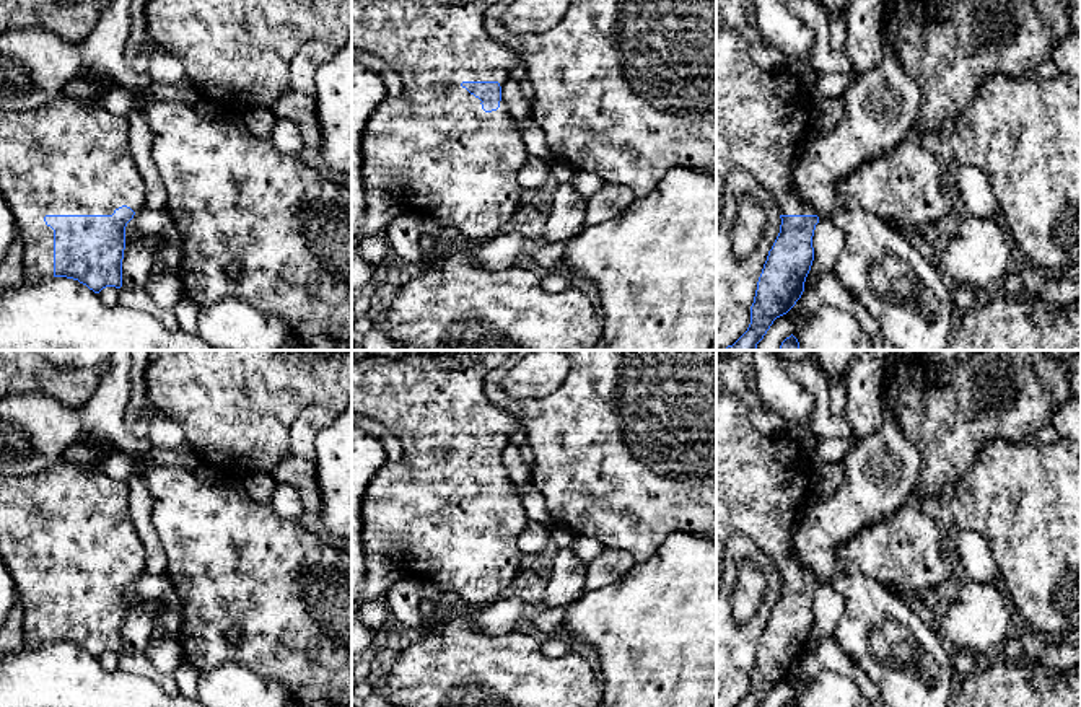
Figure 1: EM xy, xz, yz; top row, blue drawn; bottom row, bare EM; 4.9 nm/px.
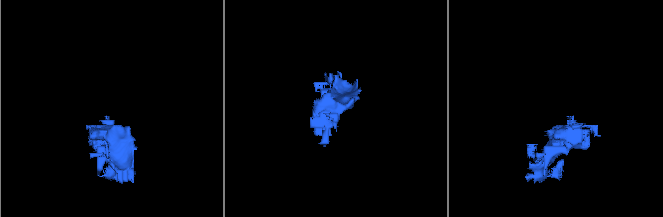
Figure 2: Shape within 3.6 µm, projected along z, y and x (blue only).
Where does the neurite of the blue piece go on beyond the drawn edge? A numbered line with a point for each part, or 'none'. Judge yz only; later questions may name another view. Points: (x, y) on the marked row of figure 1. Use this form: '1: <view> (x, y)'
1: yz (762, 119)

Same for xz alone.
1: xz (433, 147)

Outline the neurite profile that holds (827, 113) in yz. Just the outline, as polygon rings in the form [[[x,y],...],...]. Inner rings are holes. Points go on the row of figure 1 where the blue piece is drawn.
[[[840,96],[827,98],[814,104],[814,134],[832,130],[845,116]]]

